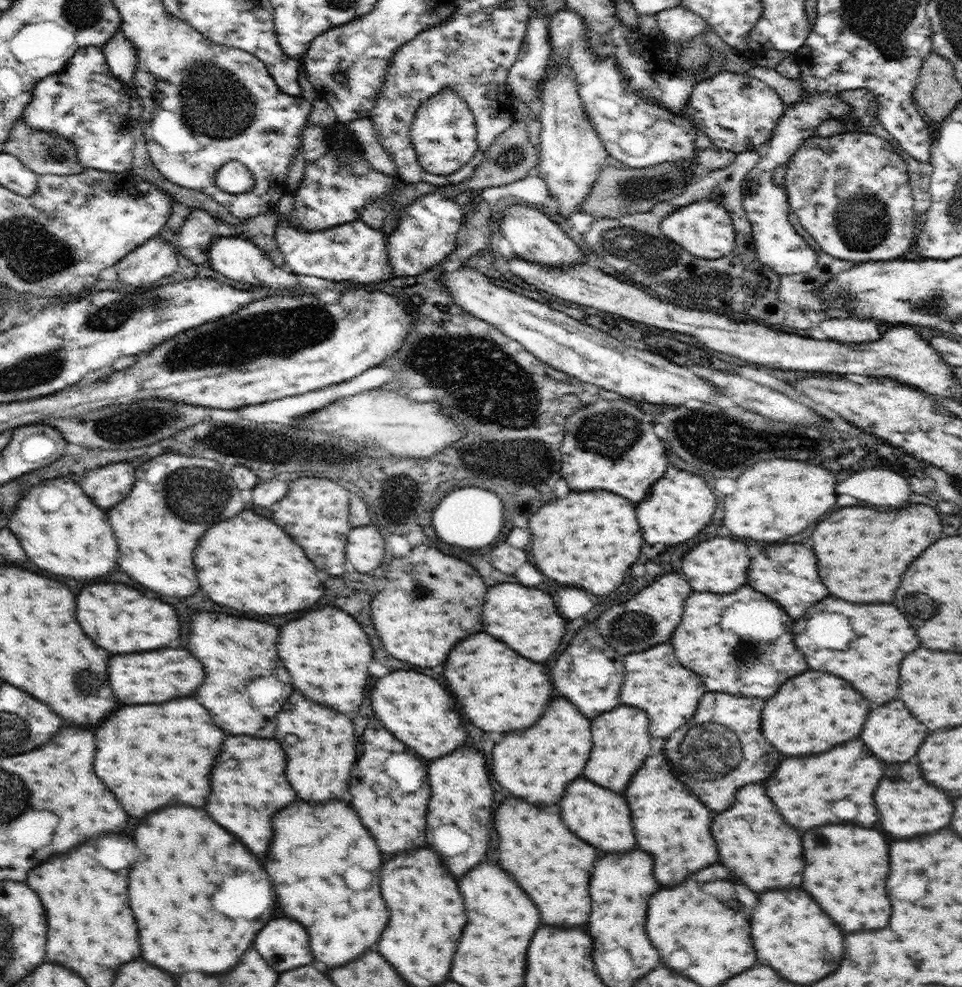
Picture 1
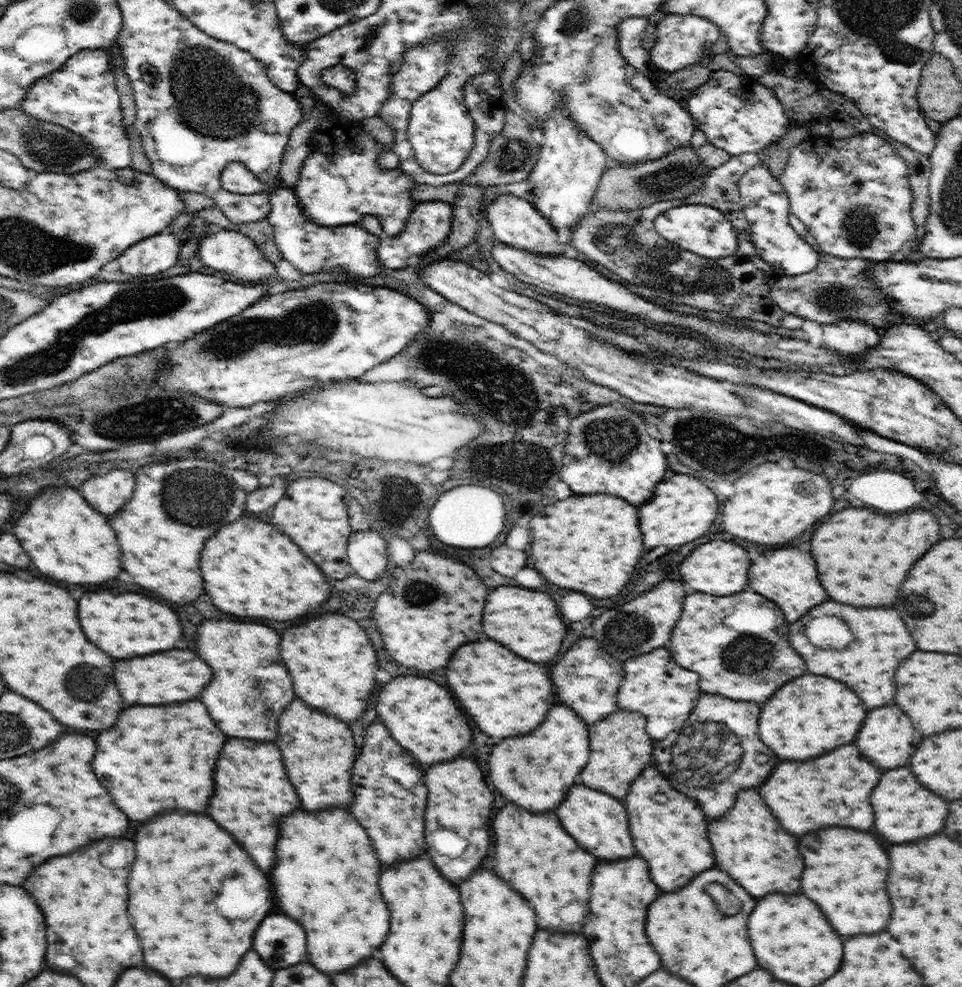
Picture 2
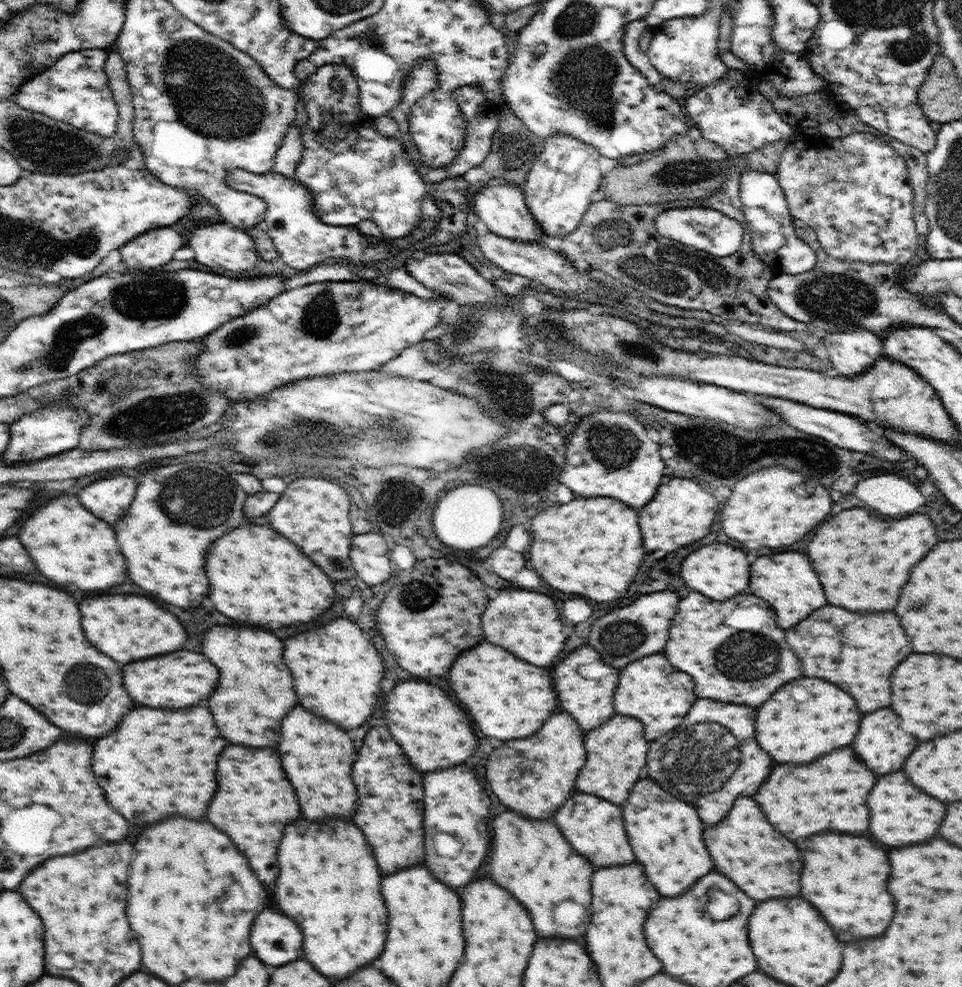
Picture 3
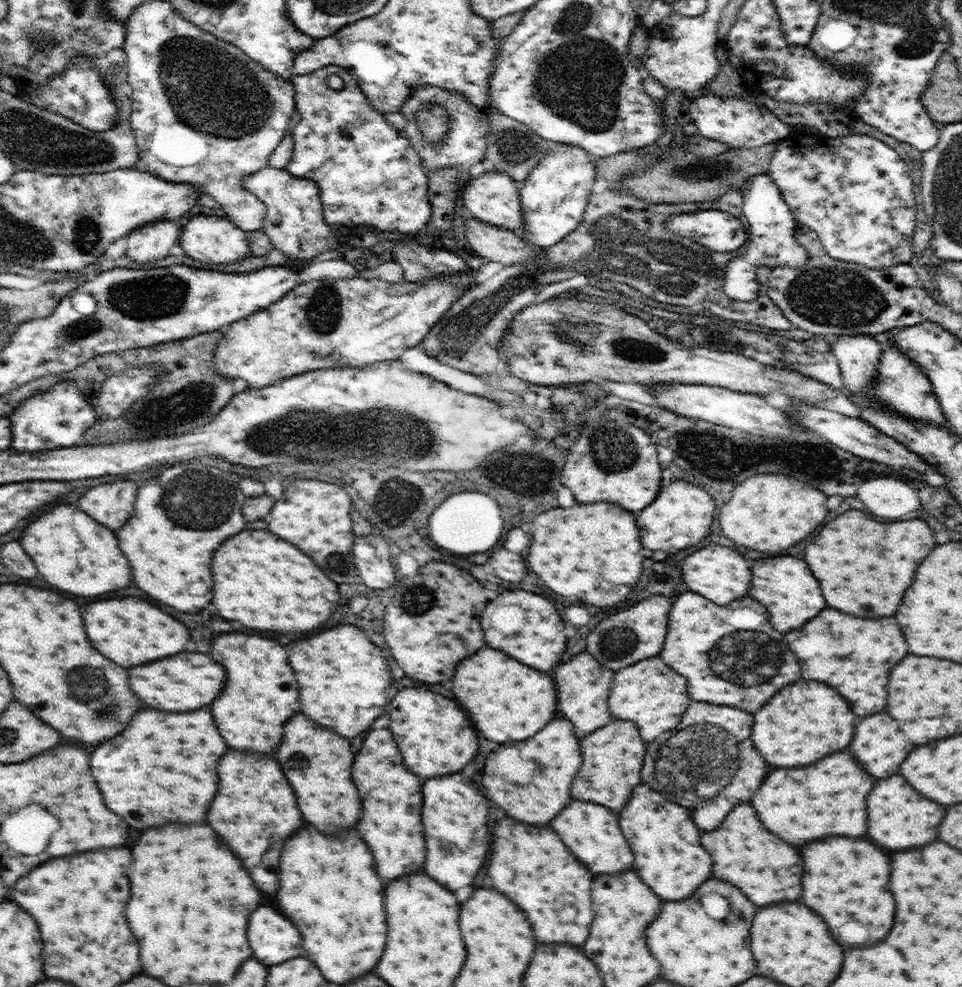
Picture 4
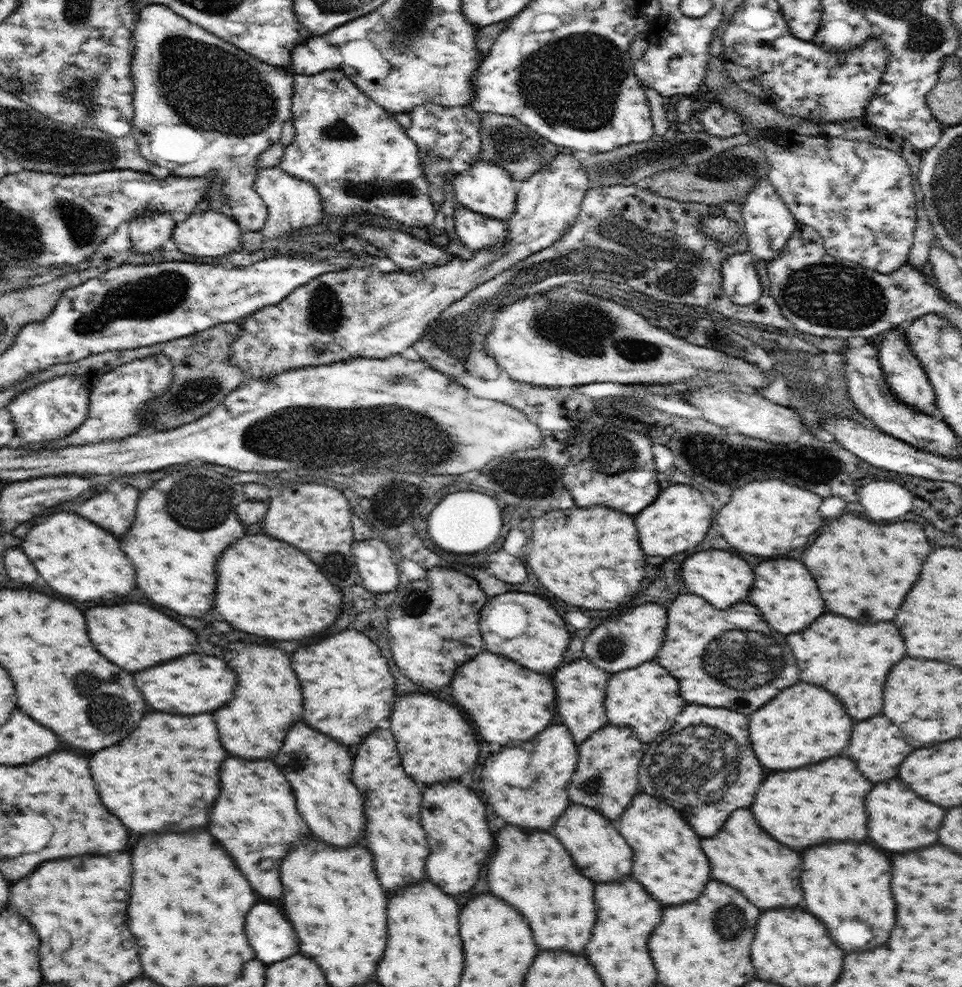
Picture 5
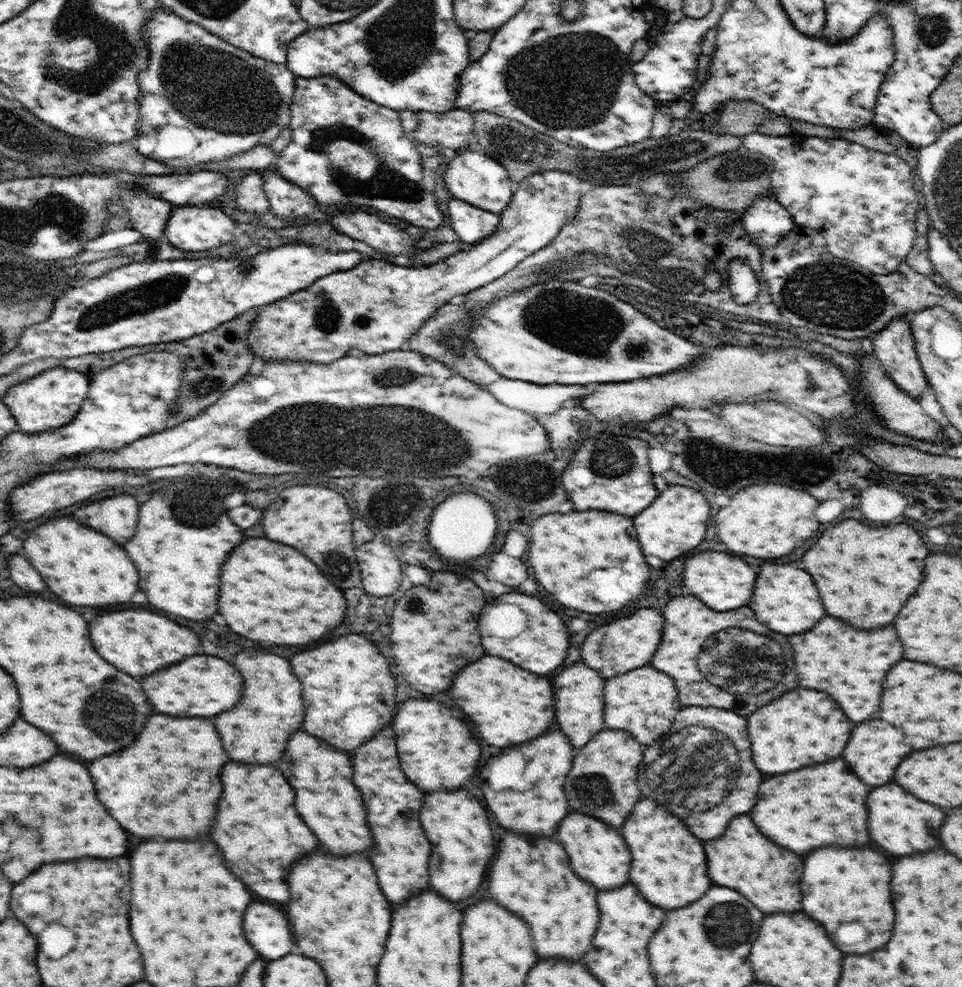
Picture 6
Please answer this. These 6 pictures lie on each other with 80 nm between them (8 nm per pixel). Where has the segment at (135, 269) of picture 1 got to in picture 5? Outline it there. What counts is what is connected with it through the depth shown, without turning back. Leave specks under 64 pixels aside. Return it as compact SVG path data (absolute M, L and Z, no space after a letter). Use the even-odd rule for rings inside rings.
M145 210L140 216L128 222L128 236L132 240L132 246L137 252L156 252L164 246L166 240L172 239L175 220L169 212L161 210Z

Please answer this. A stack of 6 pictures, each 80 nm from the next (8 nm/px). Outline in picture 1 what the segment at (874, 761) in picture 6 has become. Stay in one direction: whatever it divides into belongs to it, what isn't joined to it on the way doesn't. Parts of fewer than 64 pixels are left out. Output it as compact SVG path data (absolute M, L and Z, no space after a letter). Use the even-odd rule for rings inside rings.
M892 700L870 712L860 738L870 748L870 752L874 752L874 756L878 756L882 762L906 762L918 752L920 744L924 742L926 728L922 728L914 714L908 712L902 700Z

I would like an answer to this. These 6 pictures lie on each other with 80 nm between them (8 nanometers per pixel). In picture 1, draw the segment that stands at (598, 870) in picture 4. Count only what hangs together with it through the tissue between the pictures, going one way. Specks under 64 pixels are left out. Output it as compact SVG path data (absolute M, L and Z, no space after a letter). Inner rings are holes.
M578 778L566 786L566 792L560 800L562 818L576 836L580 834L582 840L596 846L598 850L602 850L606 854L608 852L610 854L612 852L630 852L636 848L636 840L634 840L634 832L632 832L632 814L630 814L626 798L622 794L624 793L616 794L608 788L602 788L586 778Z

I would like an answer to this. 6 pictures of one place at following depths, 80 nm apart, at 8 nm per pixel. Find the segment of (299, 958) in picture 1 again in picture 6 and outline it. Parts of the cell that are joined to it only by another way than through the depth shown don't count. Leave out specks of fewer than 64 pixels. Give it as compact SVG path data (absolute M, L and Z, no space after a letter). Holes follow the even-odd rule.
M250 904L244 916L244 934L256 952L268 960L286 956L294 946L290 922L284 912L280 916L280 910L270 904Z

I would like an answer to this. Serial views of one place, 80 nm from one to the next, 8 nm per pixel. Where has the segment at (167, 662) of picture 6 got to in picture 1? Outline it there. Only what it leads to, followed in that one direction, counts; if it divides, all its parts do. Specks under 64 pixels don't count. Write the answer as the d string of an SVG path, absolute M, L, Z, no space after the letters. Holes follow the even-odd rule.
M118 582L88 584L78 594L78 622L82 630L106 652L132 654L166 648L180 636L180 620L170 604L150 600L146 594Z

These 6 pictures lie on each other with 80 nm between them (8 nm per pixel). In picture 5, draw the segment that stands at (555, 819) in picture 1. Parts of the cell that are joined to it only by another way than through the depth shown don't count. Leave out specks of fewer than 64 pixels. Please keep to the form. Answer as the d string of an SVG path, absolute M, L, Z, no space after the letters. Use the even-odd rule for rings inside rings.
M504 826L496 834L496 852L488 864L488 886L490 892L522 912L534 930L538 948L578 954L588 944L596 922L594 882L578 872L556 836L544 830Z

